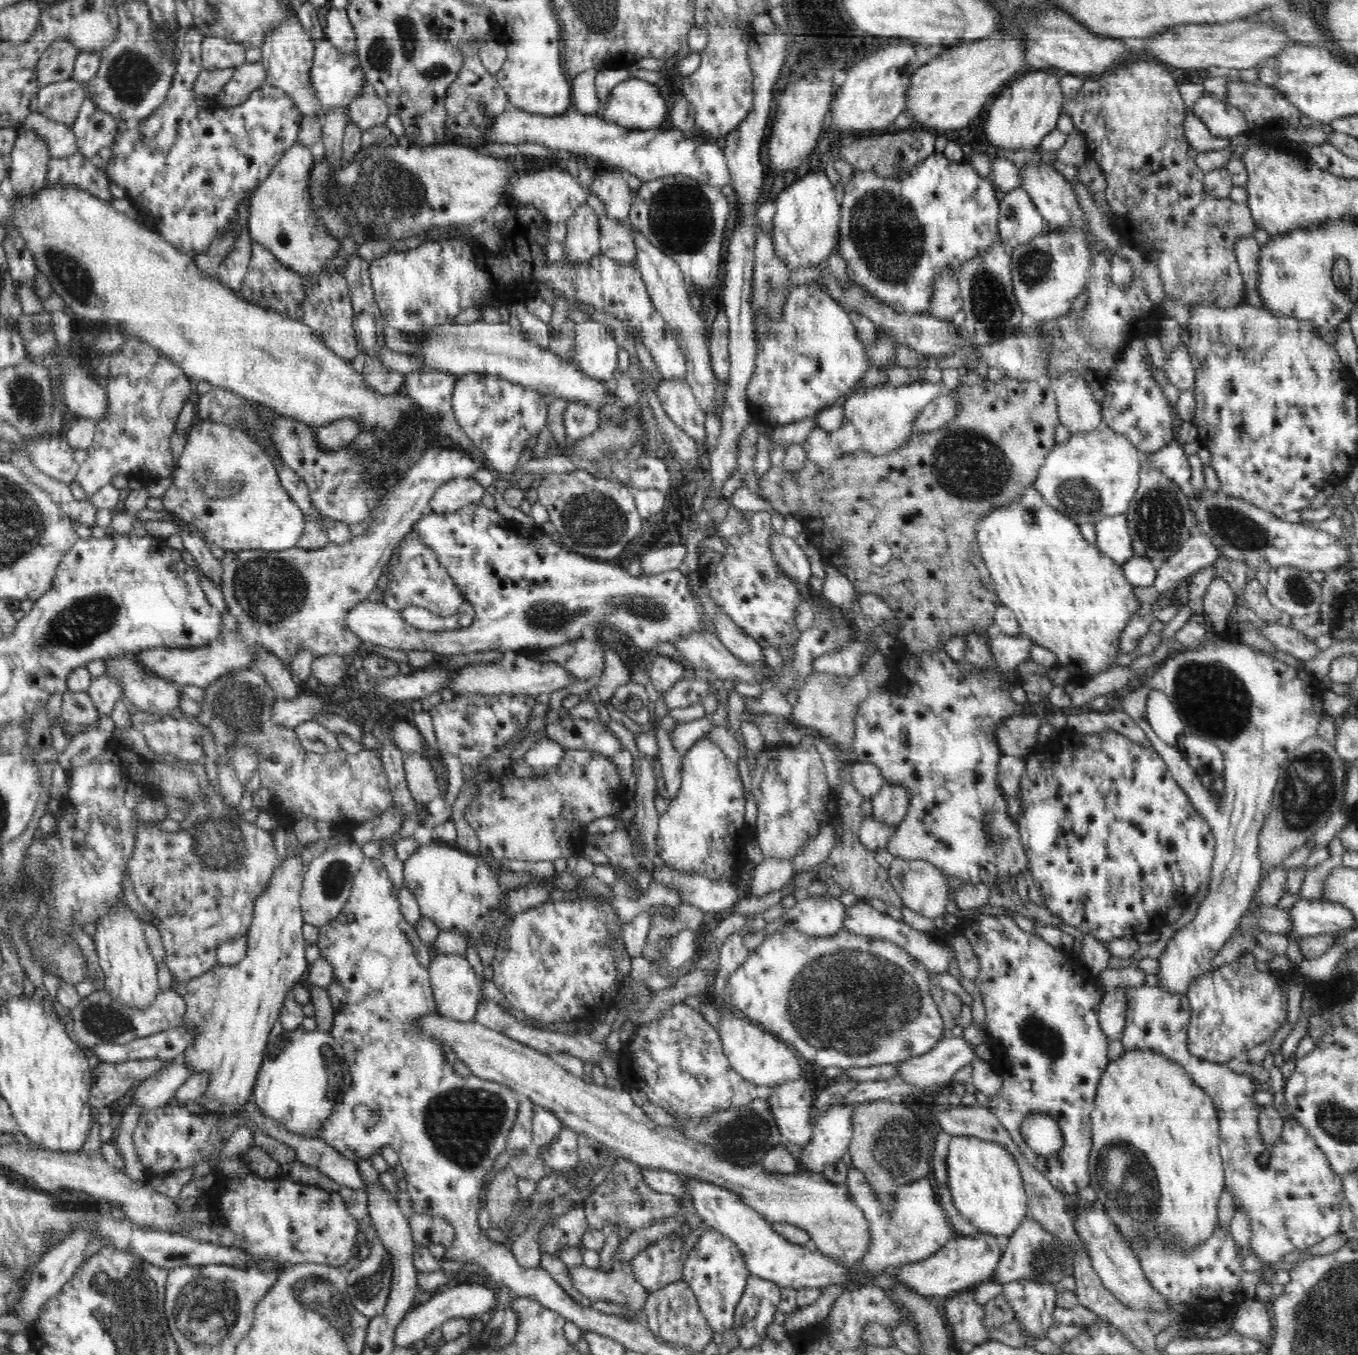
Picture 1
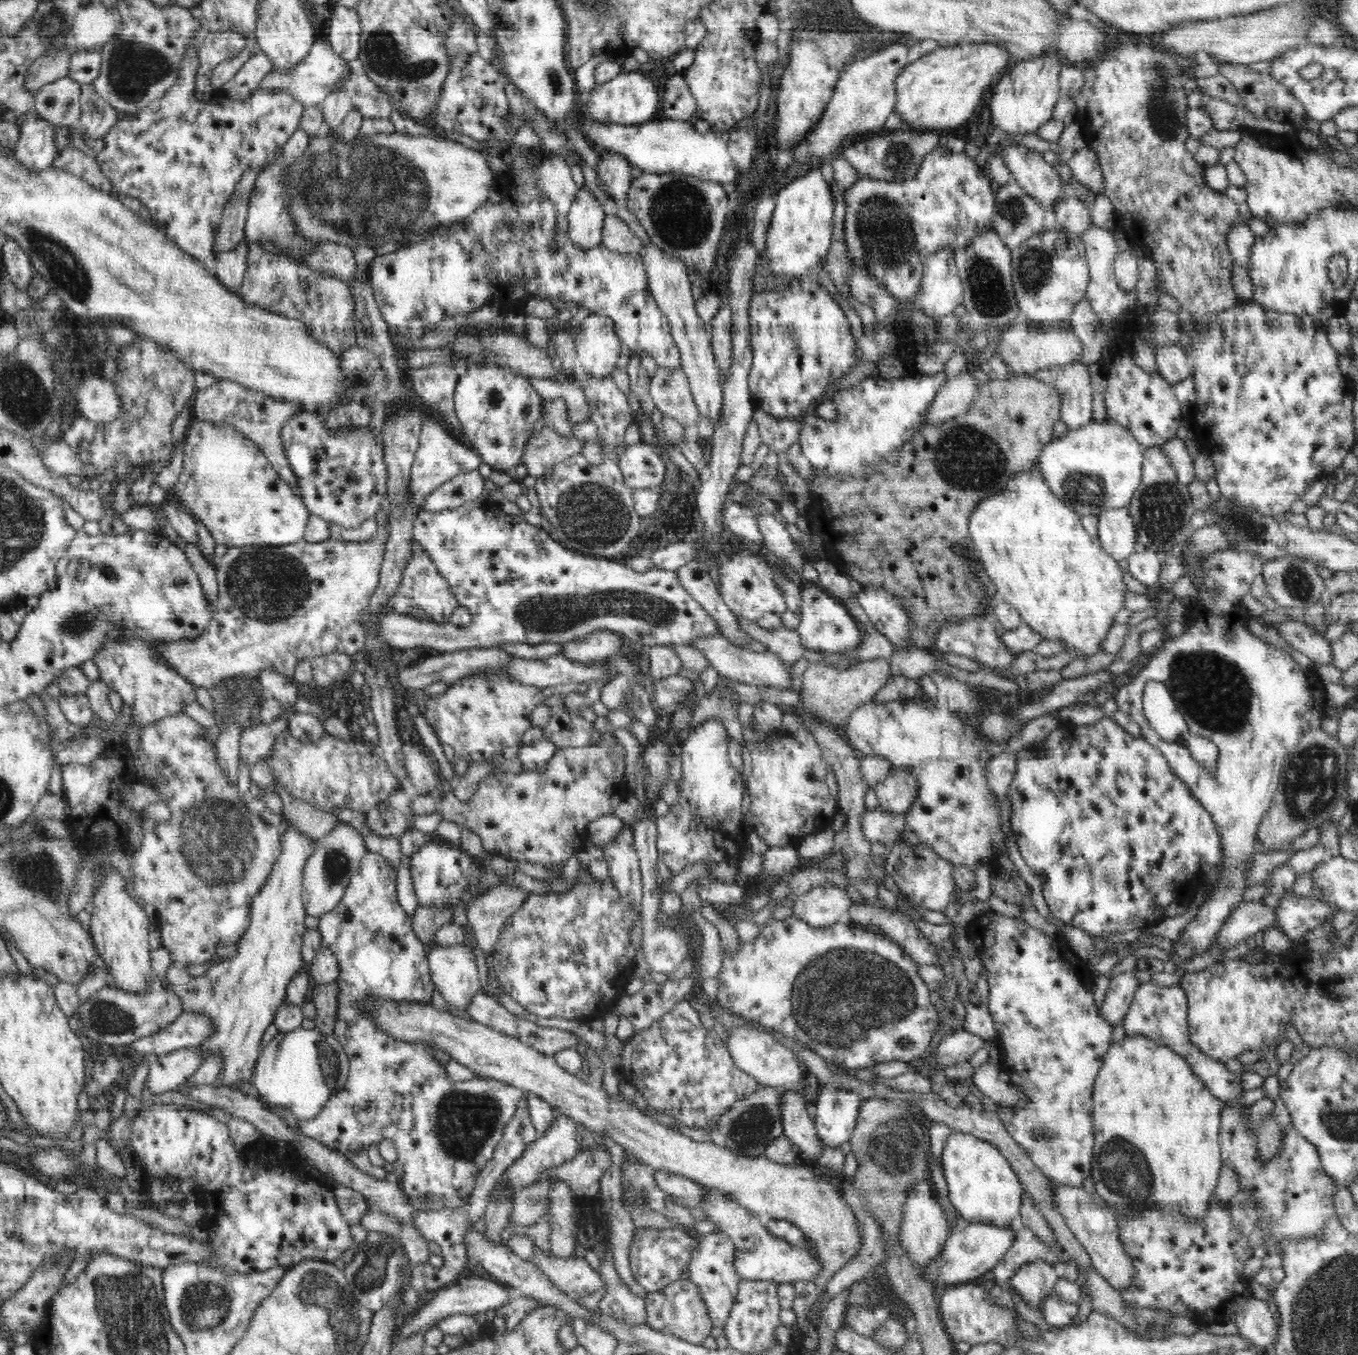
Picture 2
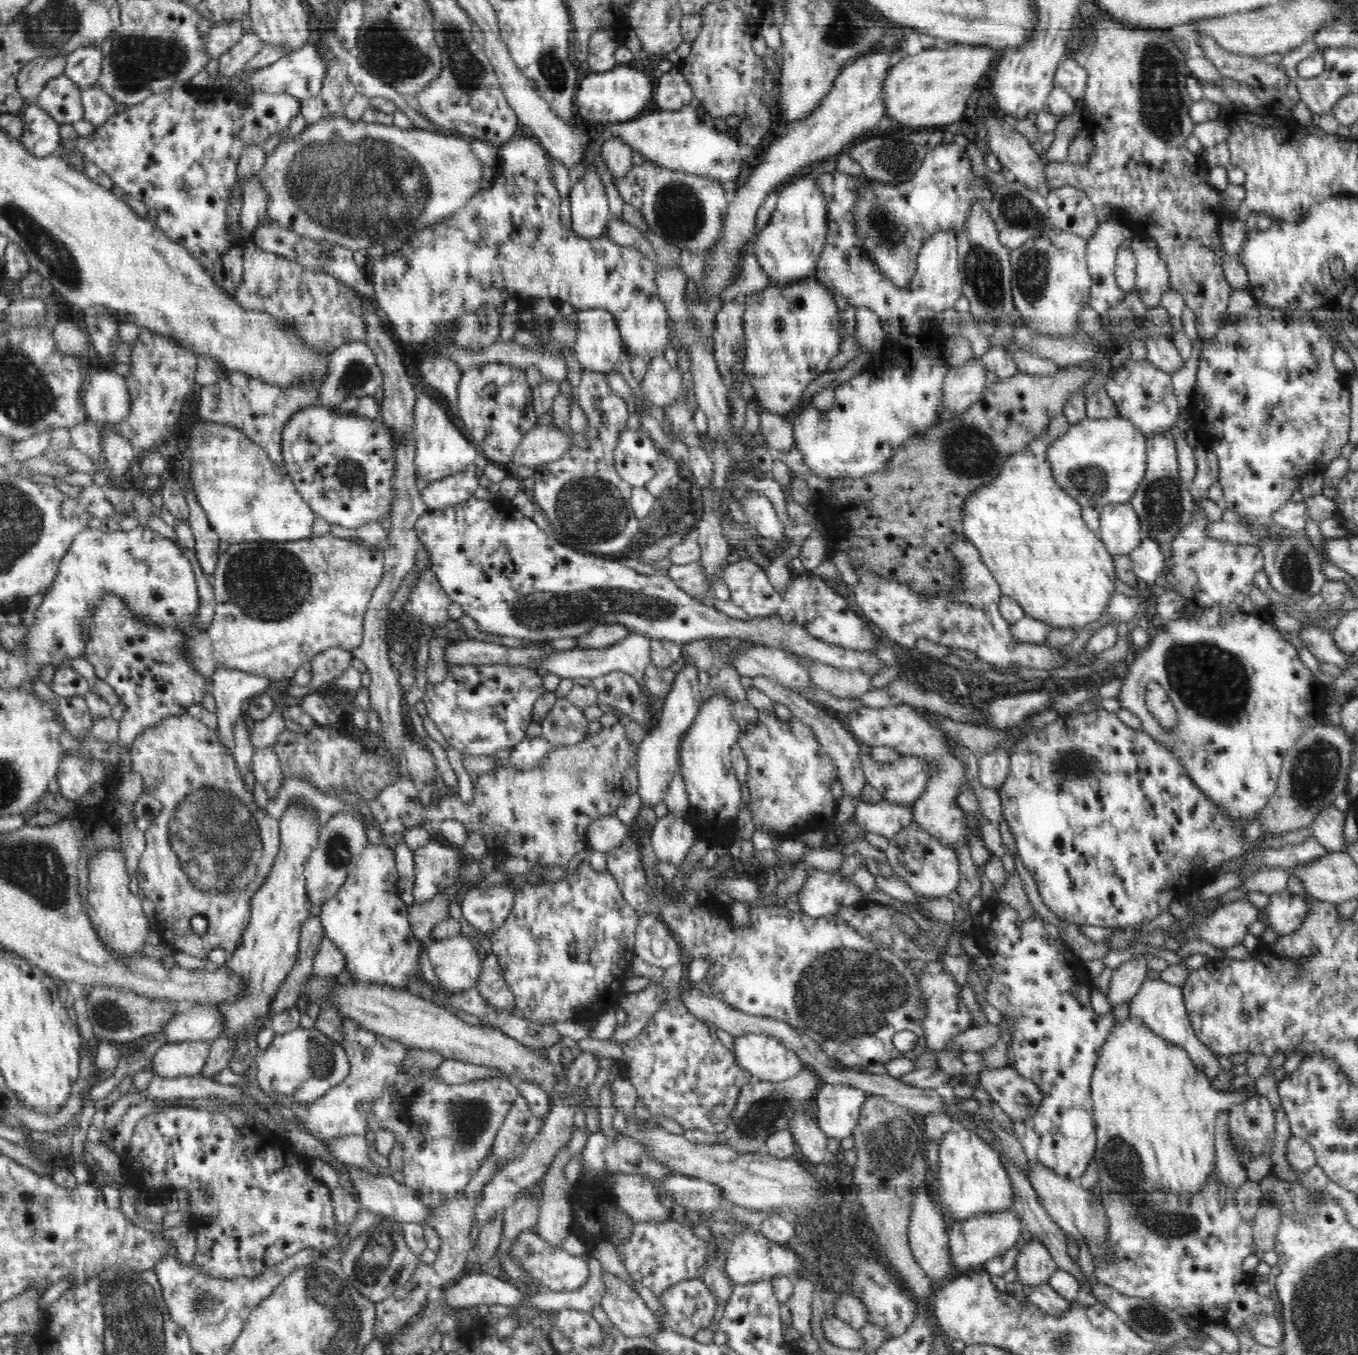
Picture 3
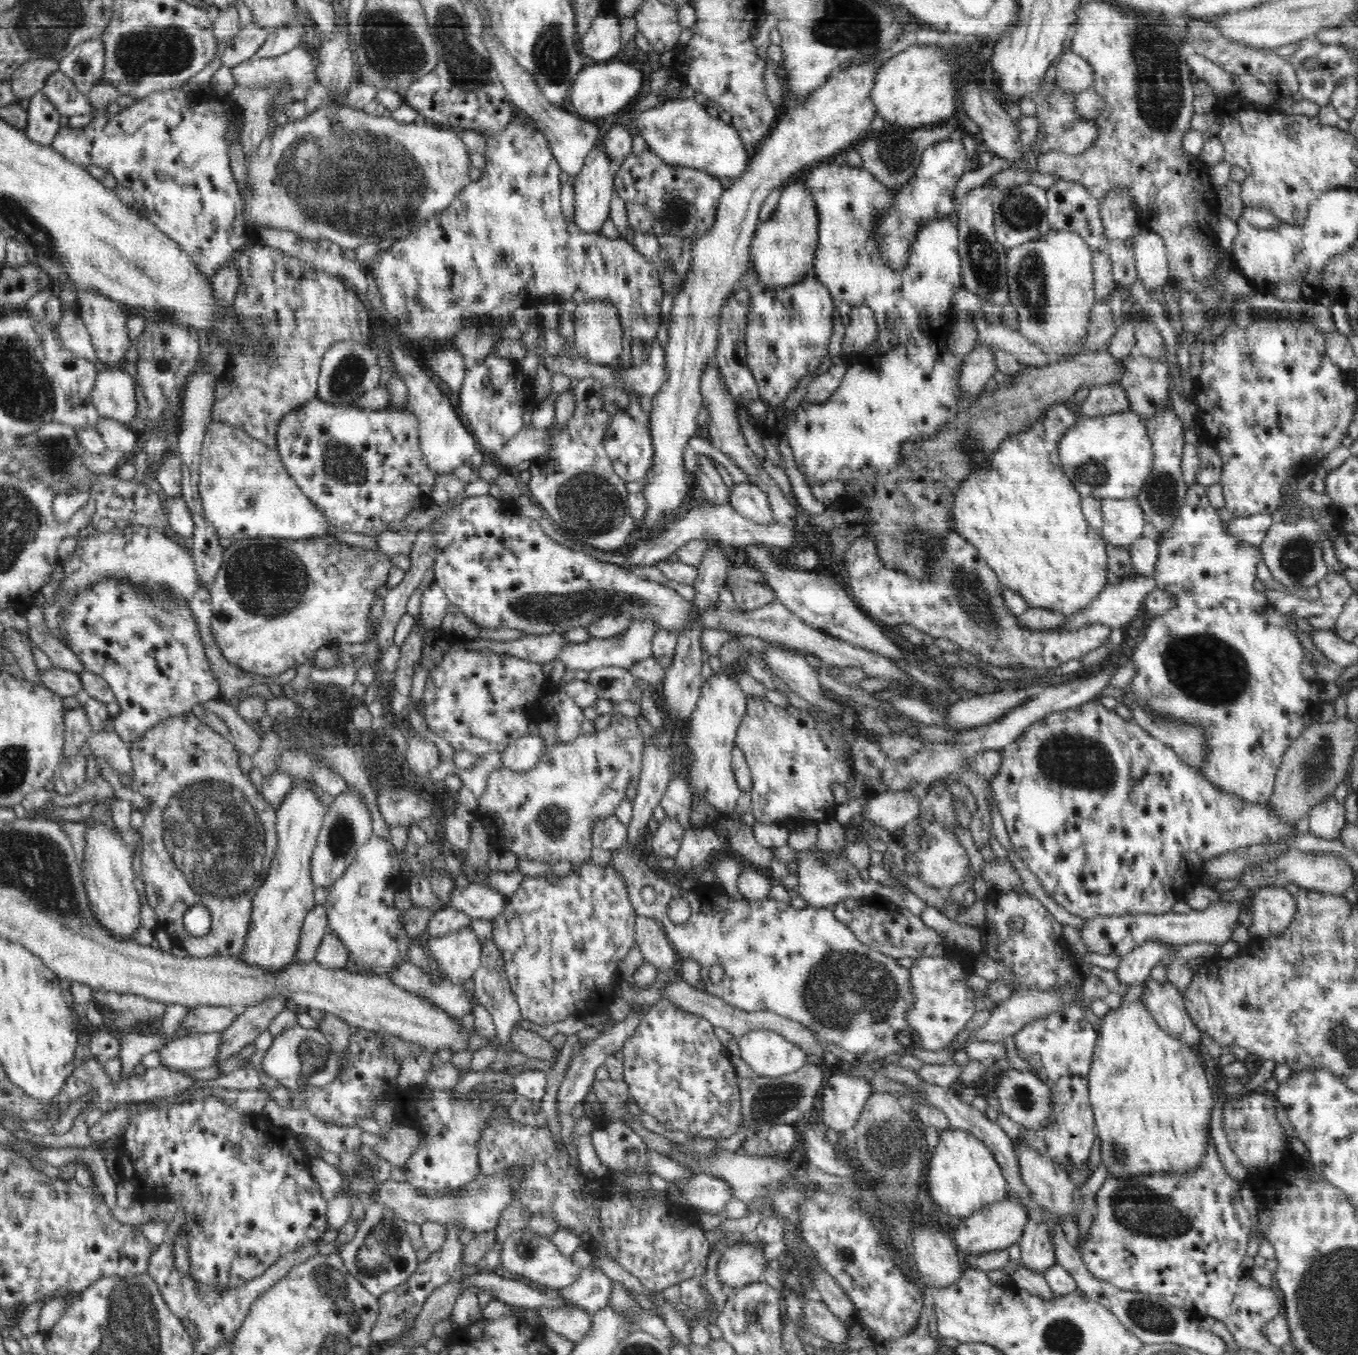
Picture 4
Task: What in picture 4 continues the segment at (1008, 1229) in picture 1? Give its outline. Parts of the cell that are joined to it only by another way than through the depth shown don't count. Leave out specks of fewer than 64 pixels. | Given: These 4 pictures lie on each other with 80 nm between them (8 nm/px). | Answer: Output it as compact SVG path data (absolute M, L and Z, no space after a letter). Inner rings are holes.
M942 1130L934 1153L928 1160L925 1184L937 1211L946 1212L954 1220L972 1216L984 1205L1008 1197L1007 1180L992 1152L966 1130Z

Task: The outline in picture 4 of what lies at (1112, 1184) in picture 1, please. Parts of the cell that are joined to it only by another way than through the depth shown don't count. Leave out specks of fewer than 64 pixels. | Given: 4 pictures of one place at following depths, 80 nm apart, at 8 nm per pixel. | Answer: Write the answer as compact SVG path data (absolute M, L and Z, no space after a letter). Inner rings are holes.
M1142 999L1108 1011L1101 1019L1088 1073L1090 1103L1108 1176L1182 1176L1200 1168L1214 1098L1228 1100L1212 1090L1204 1069L1200 1054L1162 1030Z

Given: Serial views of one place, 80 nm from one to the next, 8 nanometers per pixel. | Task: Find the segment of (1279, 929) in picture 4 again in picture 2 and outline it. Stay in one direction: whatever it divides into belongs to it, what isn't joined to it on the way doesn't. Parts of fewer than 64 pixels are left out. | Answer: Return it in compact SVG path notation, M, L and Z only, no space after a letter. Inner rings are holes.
M1285 894L1279 905L1274 908L1276 924L1294 942L1315 926L1332 921L1340 909L1337 906L1320 902L1314 898Z

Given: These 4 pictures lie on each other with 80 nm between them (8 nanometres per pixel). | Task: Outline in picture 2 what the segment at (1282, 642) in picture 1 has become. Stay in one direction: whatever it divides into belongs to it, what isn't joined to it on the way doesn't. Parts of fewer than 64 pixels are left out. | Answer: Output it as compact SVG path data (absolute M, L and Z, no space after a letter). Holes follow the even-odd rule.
M1300 621L1280 623L1277 629L1292 649L1304 653L1313 662L1321 665L1330 665L1333 662L1331 644L1327 638L1316 634L1309 626Z

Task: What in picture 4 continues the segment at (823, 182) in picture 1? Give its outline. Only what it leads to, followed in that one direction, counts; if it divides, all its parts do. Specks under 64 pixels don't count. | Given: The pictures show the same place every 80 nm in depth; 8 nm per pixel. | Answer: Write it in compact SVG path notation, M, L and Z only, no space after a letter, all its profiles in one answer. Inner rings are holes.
M789 182L781 187L774 215L757 226L750 246L750 260L760 279L759 289L776 290L802 281L813 271L818 242L818 211L812 193L804 182Z

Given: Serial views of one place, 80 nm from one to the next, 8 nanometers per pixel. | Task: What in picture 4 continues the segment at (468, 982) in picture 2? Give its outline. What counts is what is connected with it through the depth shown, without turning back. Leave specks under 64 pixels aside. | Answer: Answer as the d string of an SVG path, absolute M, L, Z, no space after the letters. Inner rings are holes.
M464 927L441 937L428 937L425 943L438 961L442 976L460 985L472 979L481 964L482 945L472 927Z

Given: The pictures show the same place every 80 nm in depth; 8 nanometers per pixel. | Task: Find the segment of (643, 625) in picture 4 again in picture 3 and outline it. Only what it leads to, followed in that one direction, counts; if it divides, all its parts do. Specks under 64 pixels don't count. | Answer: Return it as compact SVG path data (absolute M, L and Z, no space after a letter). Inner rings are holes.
M628 634L627 638L612 644L608 648L595 650L594 648L574 648L566 652L555 652L543 659L538 665L531 665L528 670L534 670L539 676L554 674L561 679L587 678L594 680L598 676L606 676L610 672L624 672L630 674L638 683L644 683L647 666L651 663L651 639L644 634Z

